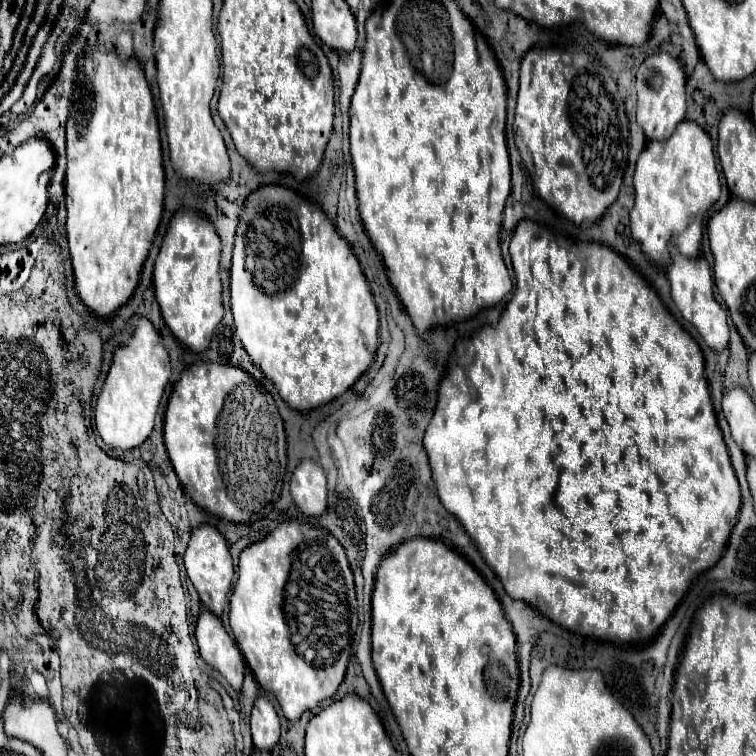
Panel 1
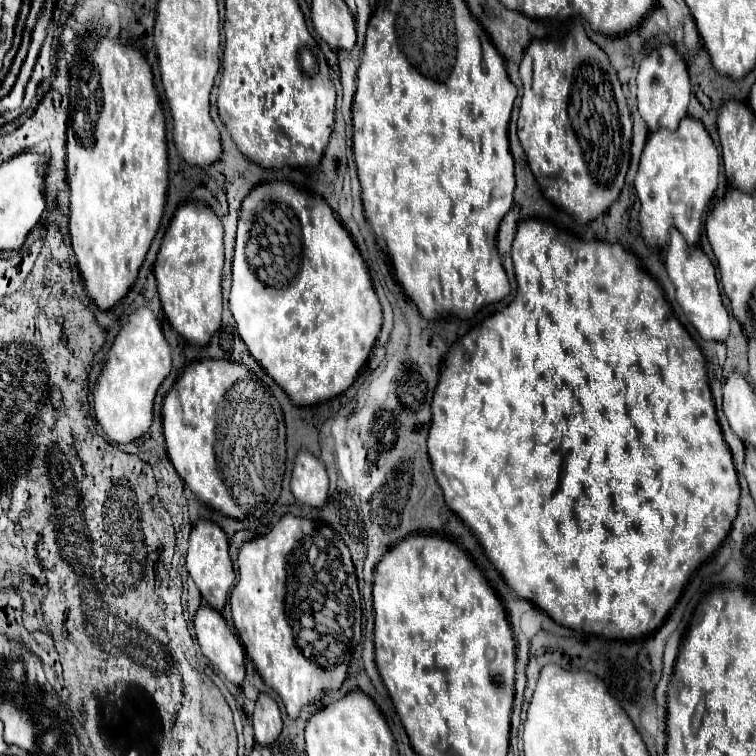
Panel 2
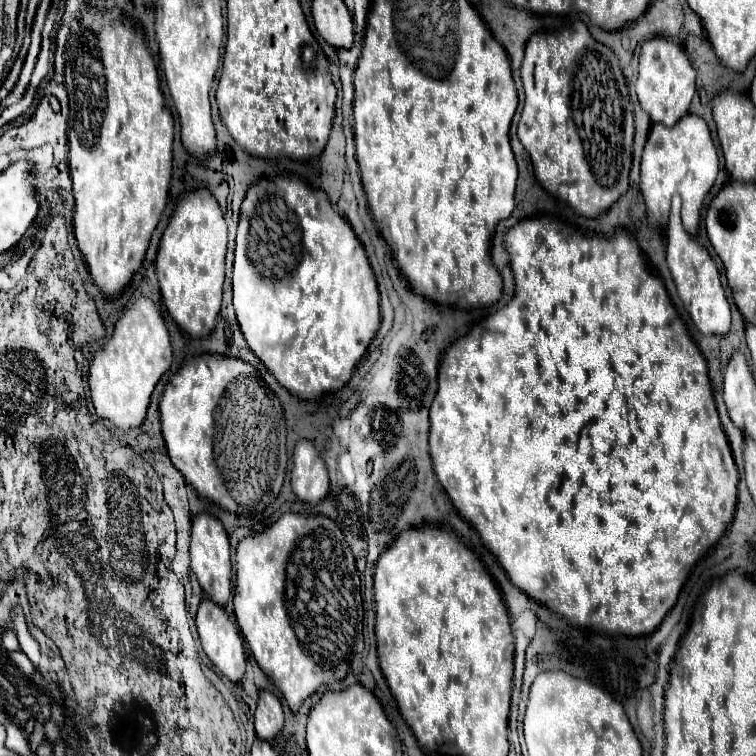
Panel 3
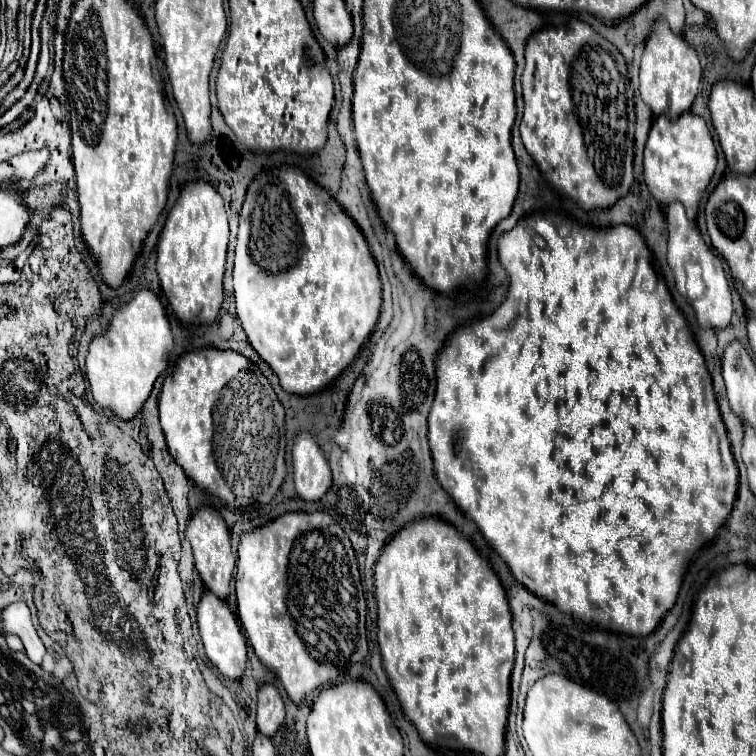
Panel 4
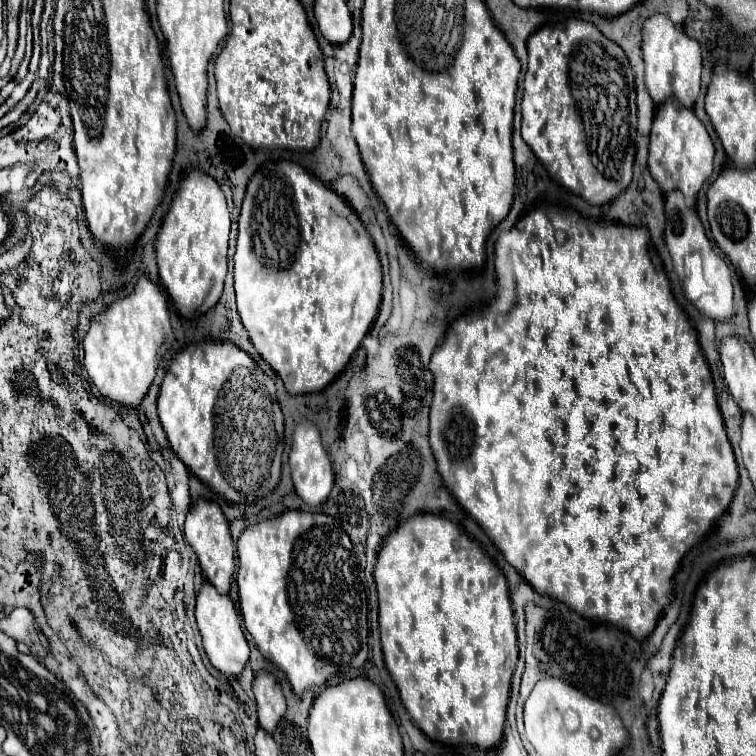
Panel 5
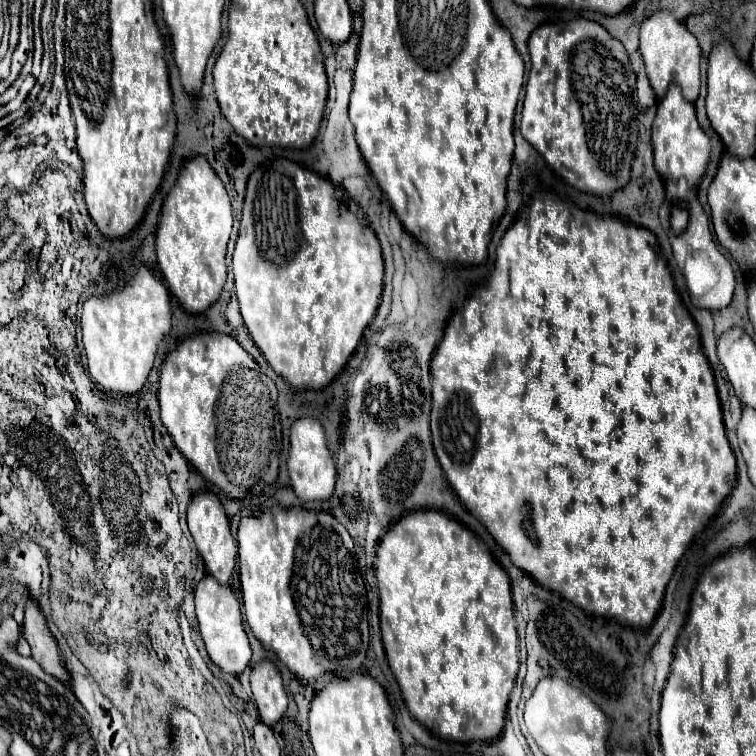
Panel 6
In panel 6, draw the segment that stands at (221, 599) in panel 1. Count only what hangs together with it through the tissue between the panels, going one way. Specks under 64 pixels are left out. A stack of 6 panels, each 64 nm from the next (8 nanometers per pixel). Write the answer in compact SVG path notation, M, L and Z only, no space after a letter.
M200 492L192 498L190 508L188 508L188 530L190 530L190 536L196 544L196 548L198 548L198 554L204 560L206 572L210 576L214 576L218 580L218 584L226 586L230 582L230 576L232 576L232 570L234 570L234 564L236 564L238 548L236 548L236 542L230 534L228 516L226 516L218 496L214 496L210 492Z

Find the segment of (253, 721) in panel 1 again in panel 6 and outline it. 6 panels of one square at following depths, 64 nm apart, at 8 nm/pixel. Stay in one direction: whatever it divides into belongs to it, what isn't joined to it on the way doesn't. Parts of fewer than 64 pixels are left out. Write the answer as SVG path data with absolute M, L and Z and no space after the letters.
M262 660L258 666L254 666L250 684L260 720L272 728L288 708L288 696L282 686L282 676L270 660Z

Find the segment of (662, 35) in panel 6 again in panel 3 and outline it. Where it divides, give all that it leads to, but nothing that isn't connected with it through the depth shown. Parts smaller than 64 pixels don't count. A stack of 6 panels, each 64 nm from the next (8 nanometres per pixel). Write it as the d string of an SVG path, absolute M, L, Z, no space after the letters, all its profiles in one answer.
M652 38L642 46L636 92L638 92L638 102L642 110L650 116L652 124L674 126L688 112L688 106L696 92L694 80L696 80L696 74L690 64L690 58L686 56L684 48L678 46L674 40Z

